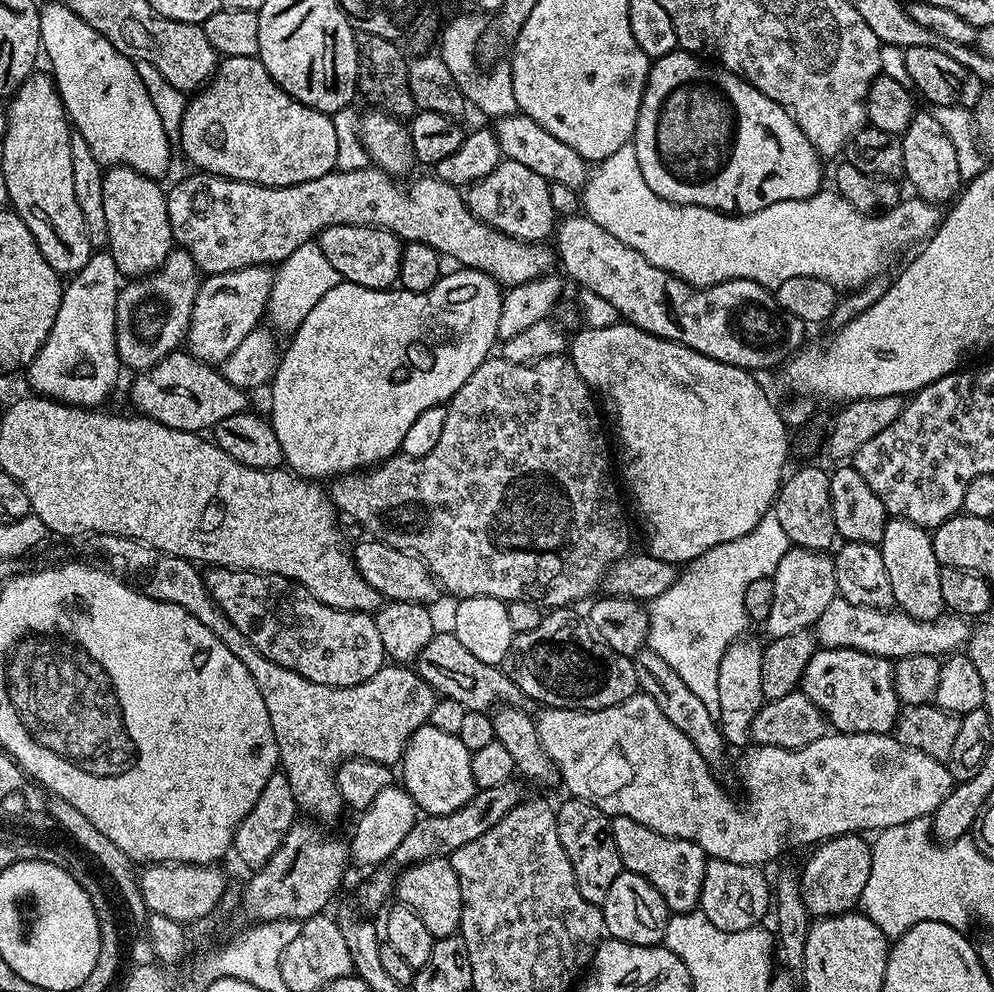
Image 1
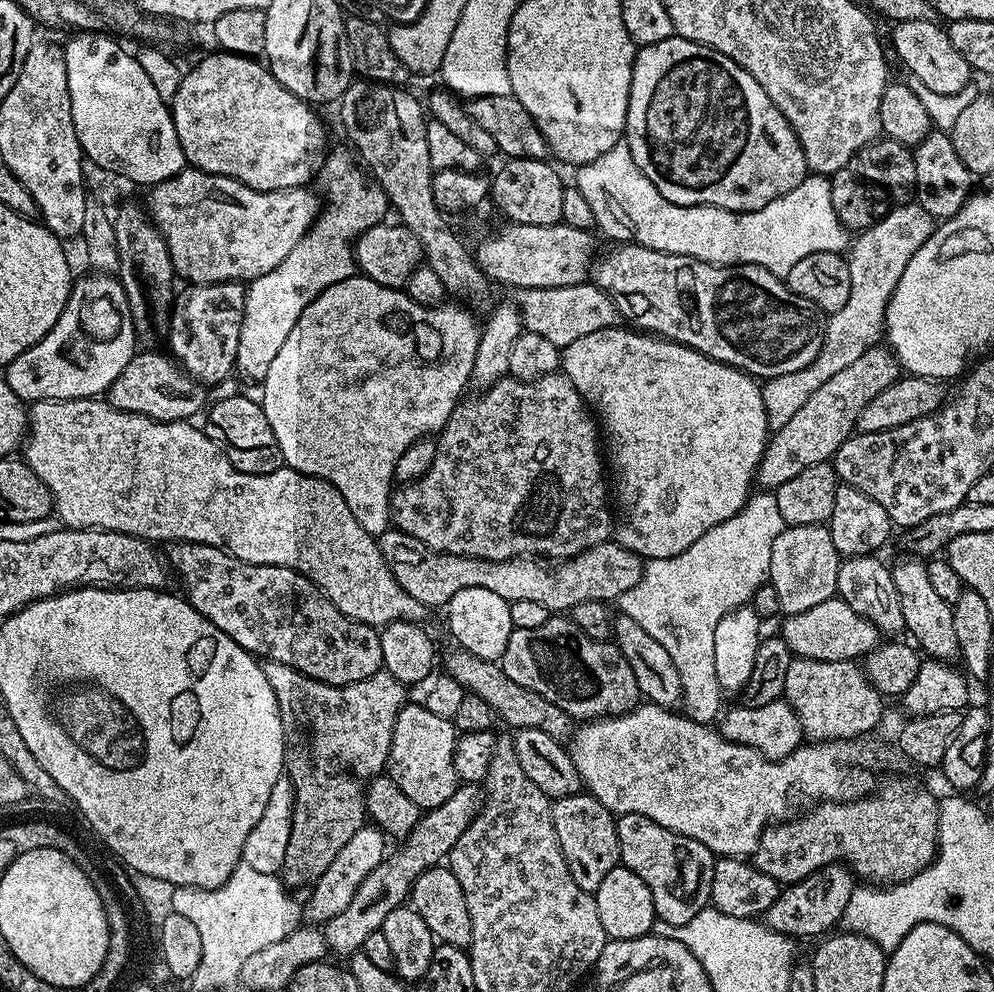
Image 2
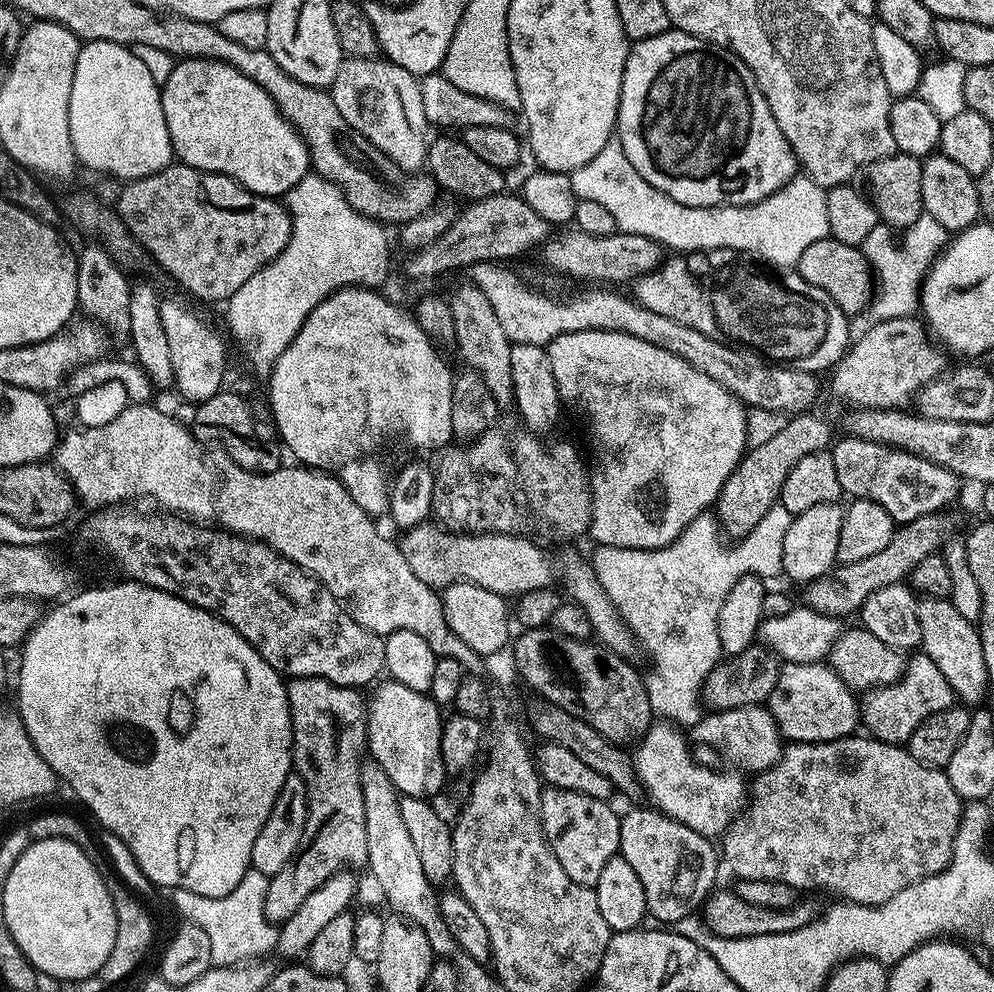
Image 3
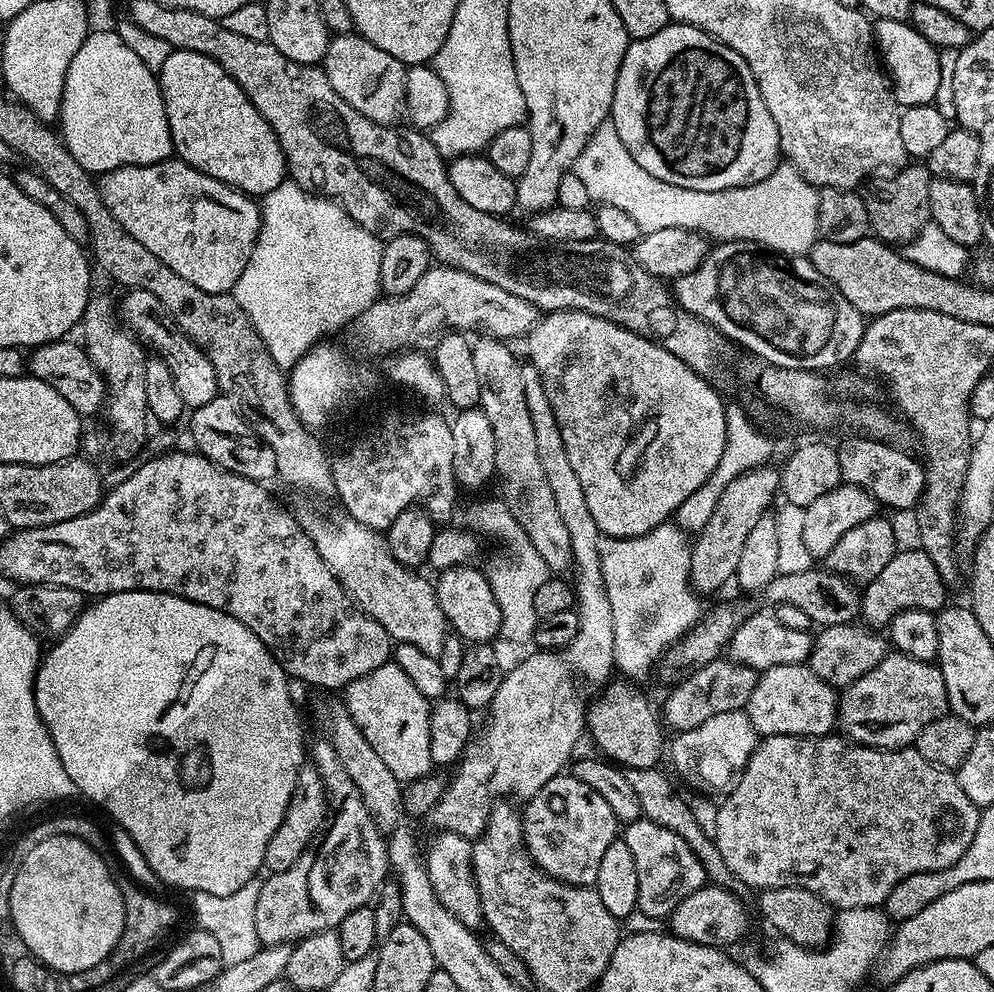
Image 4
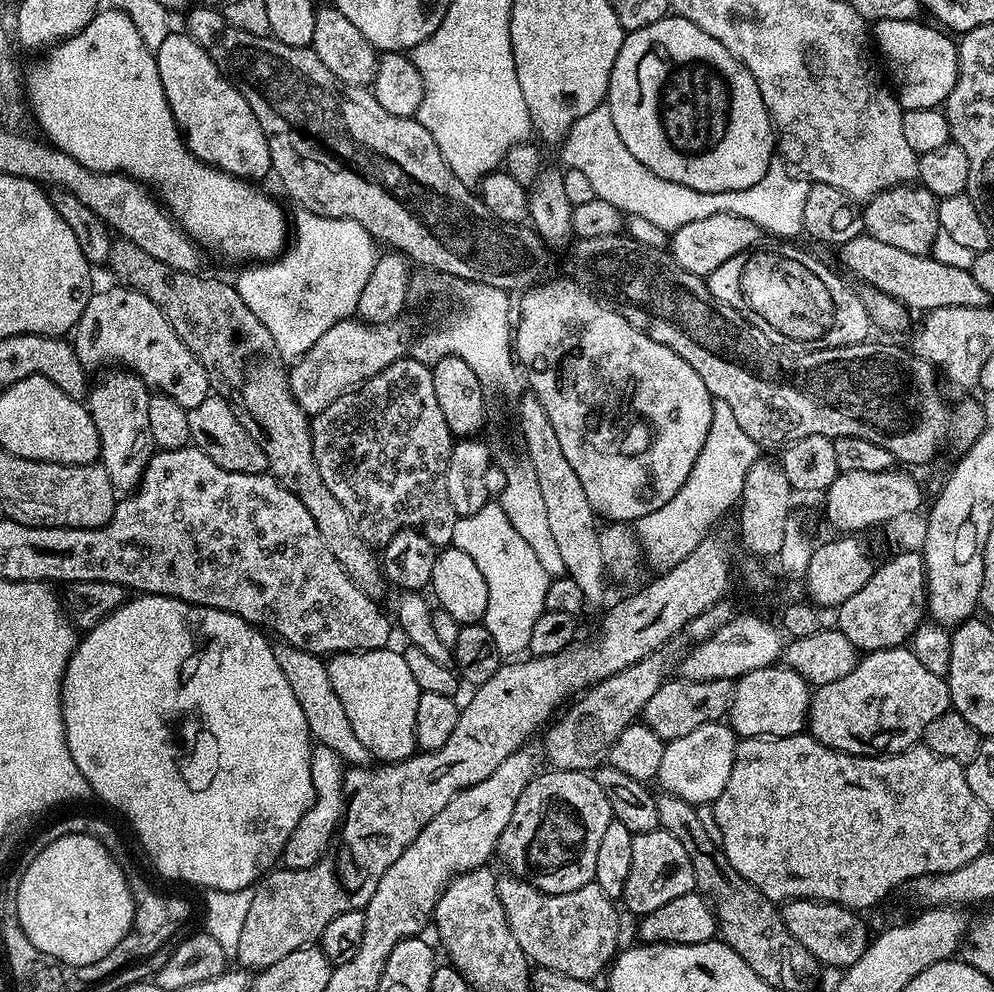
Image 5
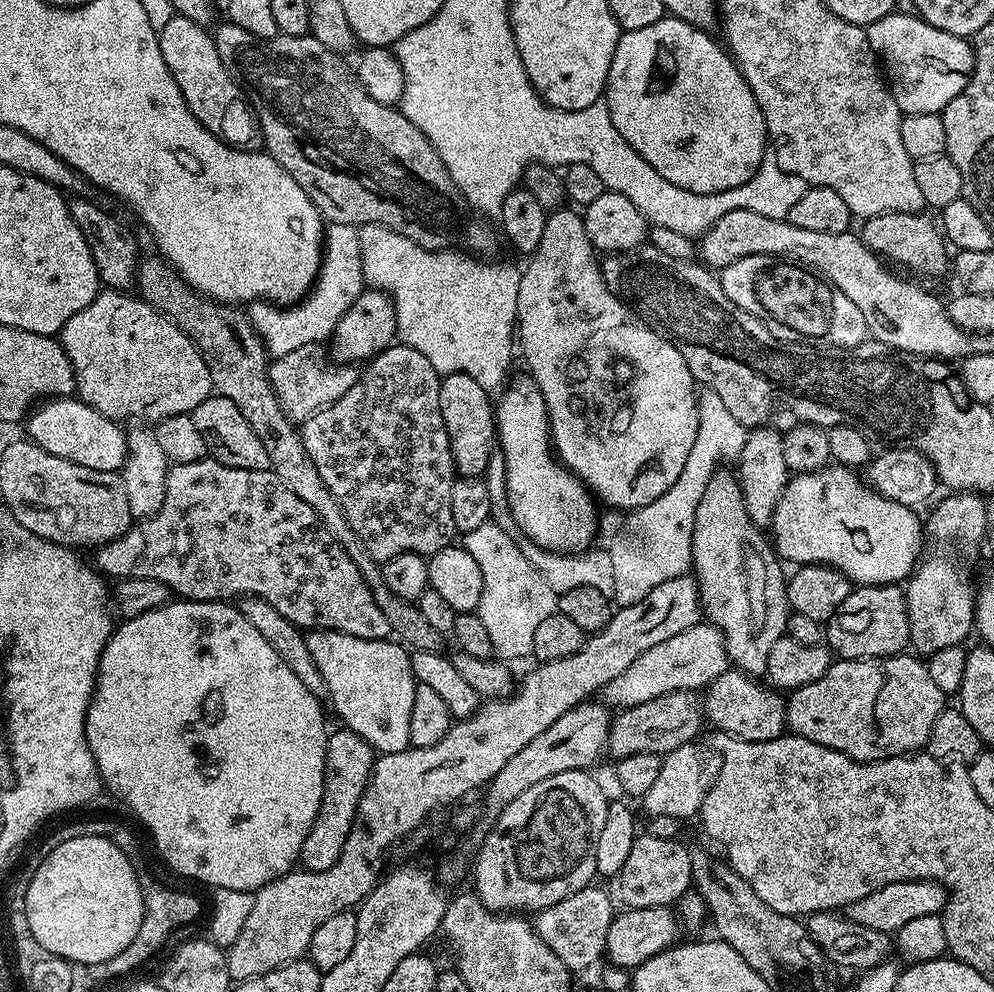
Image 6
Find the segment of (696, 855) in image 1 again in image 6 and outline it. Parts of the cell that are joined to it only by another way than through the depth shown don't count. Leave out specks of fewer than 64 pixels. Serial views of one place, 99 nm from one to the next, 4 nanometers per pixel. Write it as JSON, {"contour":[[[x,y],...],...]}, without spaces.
{"contour":[[[651,834],[637,835],[634,846],[630,846],[630,854],[626,858],[626,866],[622,866],[618,883],[620,883],[620,900],[624,908],[667,908],[675,905],[693,887],[692,852],[679,839],[667,840]]]}

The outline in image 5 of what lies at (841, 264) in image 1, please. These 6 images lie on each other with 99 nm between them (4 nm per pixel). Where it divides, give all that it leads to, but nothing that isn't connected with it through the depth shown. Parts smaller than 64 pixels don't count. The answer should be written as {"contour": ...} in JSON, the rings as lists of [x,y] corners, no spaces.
{"contour":[[[607,103],[599,104],[590,114],[578,118],[568,135],[564,137],[562,145],[564,151],[564,164],[574,170],[582,170],[590,183],[595,186],[597,197],[610,202],[625,217],[640,215],[654,222],[654,226],[662,226],[666,233],[673,233],[677,228],[686,226],[686,222],[699,222],[701,218],[710,218],[710,214],[738,214],[738,218],[746,218],[760,227],[761,233],[772,235],[772,238],[784,238],[780,236],[800,236],[804,230],[802,214],[806,210],[806,194],[810,184],[807,179],[793,174],[787,167],[769,167],[766,174],[762,174],[762,182],[750,186],[746,190],[737,192],[703,192],[702,190],[690,190],[690,186],[678,186],[678,182],[666,182],[666,178],[658,178],[654,170],[646,170],[630,150],[626,150],[622,138],[618,138],[618,129],[614,127],[614,118],[610,114]]]}

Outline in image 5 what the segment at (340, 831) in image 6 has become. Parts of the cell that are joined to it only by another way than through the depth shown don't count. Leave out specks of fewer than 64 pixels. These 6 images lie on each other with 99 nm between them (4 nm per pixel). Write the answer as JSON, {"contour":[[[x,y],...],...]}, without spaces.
{"contour":[[[316,744],[312,750],[310,758],[310,778],[314,782],[314,794],[312,805],[306,810],[306,814],[302,814],[302,818],[298,822],[298,826],[294,826],[294,834],[290,834],[290,838],[284,847],[282,864],[285,869],[309,868],[314,866],[325,856],[325,854],[333,847],[334,837],[337,835],[338,829],[344,819],[346,811],[346,793],[344,791],[344,774],[346,768],[342,763],[340,756],[330,750],[330,746],[322,746]]]}

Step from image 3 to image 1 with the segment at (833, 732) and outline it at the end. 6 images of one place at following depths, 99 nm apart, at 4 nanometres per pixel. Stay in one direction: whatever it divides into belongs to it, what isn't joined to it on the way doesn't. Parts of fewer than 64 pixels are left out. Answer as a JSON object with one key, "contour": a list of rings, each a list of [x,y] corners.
{"contour":[[[820,648],[812,657],[810,662],[806,664],[806,670],[800,679],[799,691],[806,694],[806,698],[810,698],[810,702],[814,702],[814,706],[818,706],[818,710],[824,713],[825,720],[836,732],[849,732],[850,734],[885,734],[891,733],[896,726],[896,718],[902,711],[902,705],[898,694],[896,693],[896,673],[894,671],[893,661],[888,660],[884,656],[875,656],[874,654],[866,654],[862,650],[854,650],[853,648]]]}

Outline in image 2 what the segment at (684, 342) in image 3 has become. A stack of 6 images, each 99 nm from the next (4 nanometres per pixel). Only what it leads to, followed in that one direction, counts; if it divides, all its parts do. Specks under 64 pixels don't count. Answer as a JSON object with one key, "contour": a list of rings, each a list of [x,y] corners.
{"contour":[[[595,282],[553,288],[521,288],[515,296],[523,331],[542,334],[542,338],[554,342],[554,346],[561,350],[586,334],[594,334],[594,330],[617,327],[622,320],[614,302]]]}

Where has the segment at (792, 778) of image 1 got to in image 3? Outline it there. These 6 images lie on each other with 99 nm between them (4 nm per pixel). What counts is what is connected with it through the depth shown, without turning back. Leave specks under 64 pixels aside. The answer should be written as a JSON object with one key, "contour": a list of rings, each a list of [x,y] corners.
{"contour":[[[667,722],[653,723],[635,745],[636,777],[640,780],[641,789],[652,795],[651,803],[659,811],[682,822],[682,826],[690,826],[690,830],[698,834],[709,838],[723,837],[745,807],[745,777],[736,770],[715,772],[708,768],[712,766],[697,759],[690,747],[689,737],[680,732],[683,731],[677,725]]]}

